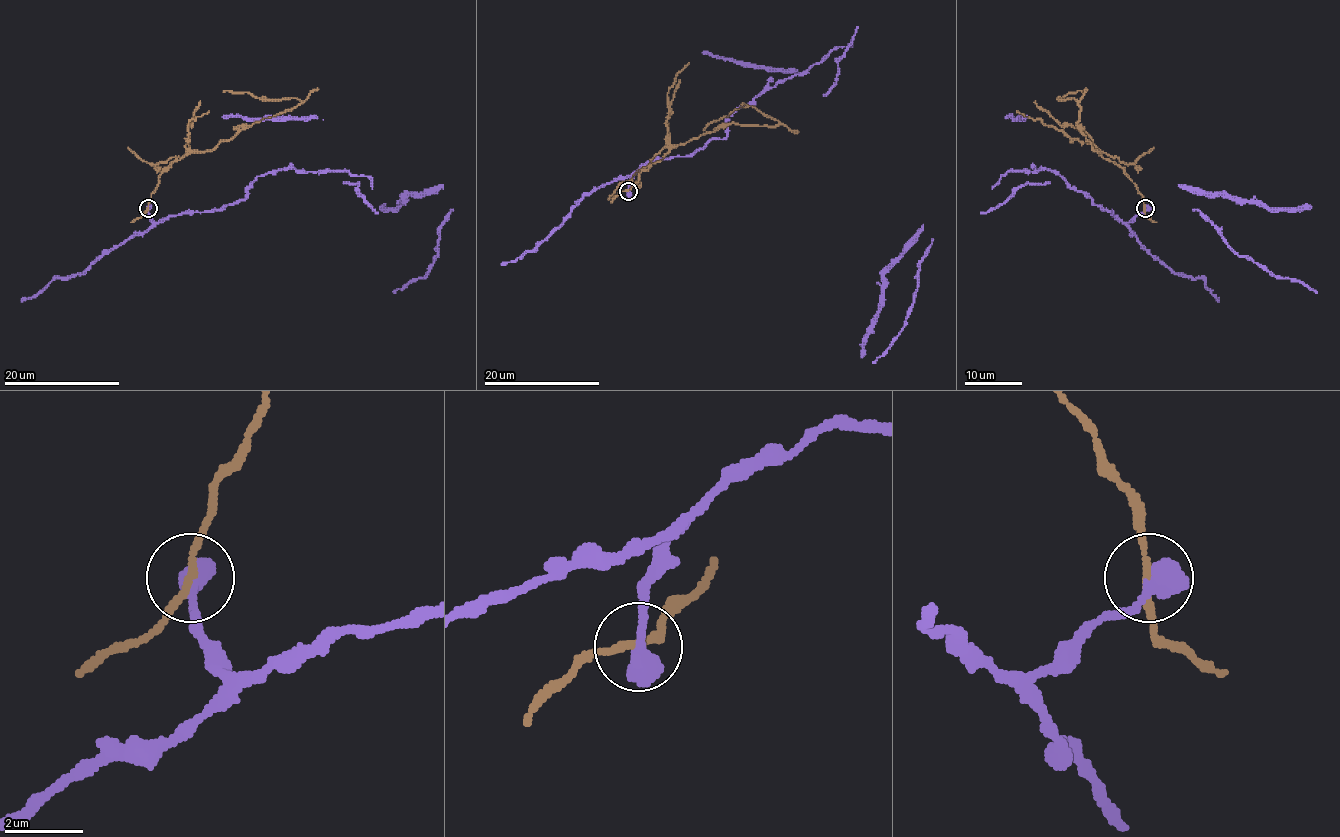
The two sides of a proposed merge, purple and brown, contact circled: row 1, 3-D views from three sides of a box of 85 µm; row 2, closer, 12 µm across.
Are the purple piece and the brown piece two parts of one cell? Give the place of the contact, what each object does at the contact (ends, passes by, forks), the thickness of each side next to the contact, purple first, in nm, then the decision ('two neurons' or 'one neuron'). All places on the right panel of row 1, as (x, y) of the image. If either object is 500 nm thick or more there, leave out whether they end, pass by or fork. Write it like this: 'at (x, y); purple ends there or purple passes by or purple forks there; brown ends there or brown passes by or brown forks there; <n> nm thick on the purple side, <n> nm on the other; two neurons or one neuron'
at (1145, 208); 600 nm thick on the purple side, 190 nm on the other; two neurons

